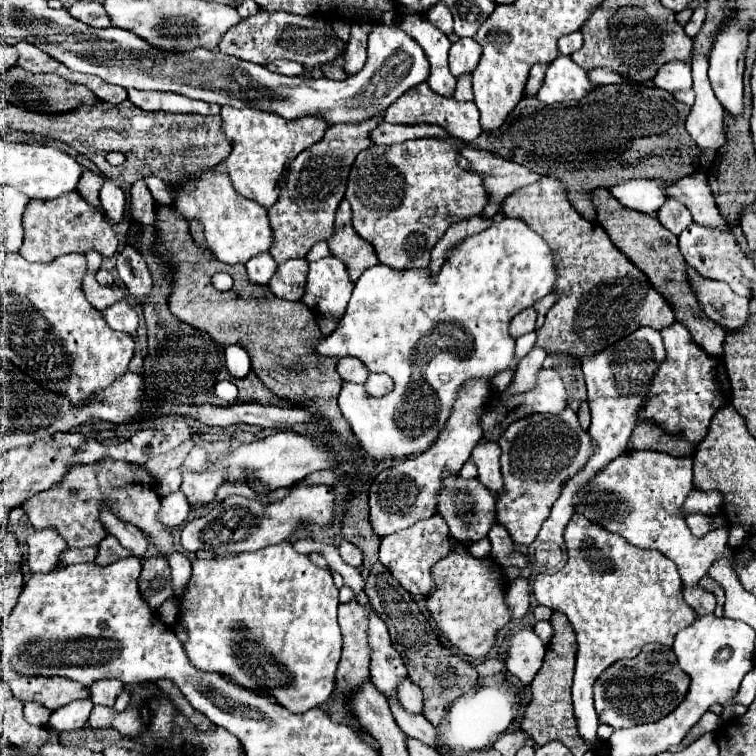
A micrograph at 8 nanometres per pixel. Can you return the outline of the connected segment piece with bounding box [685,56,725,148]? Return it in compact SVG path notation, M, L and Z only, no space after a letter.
M707 56L691 60L693 66L693 90L697 94L695 106L687 116L685 128L697 140L699 148L723 146L723 106L715 98L707 78Z

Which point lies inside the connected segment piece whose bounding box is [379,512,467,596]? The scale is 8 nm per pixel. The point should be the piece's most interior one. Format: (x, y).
(410, 554)

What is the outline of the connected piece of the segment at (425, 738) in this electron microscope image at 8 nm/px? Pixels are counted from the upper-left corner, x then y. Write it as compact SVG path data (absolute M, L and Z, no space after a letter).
M387 696L387 700L389 700L395 722L407 736L417 738L427 746L433 746L433 748L437 746L437 728L431 722L427 722L423 714L411 714L405 708L401 708L397 696Z

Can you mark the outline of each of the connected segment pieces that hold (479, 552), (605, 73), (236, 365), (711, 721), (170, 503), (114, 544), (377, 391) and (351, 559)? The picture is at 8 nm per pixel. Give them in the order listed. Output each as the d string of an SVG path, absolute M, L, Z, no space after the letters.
M483 538L483 540L473 542L473 544L469 546L469 552L471 552L471 556L475 556L475 558L487 558L487 556L489 556L489 552L491 552L489 540L487 540L487 538Z
M597 68L597 70L589 70L589 80L593 82L593 86L601 86L601 84L619 84L619 82L631 82L623 76L619 76L617 72L609 70L609 68Z
M229 346L225 348L225 362L227 362L227 370L233 378L241 378L247 376L251 372L251 362L247 352L241 346Z
M707 712L707 714L701 716L701 720L691 728L691 732L689 732L687 738L683 740L683 744L687 746L687 744L691 744L693 740L697 740L699 736L703 736L703 734L707 734L707 732L715 732L715 730L719 728L719 722L721 722L721 718L719 718L715 712Z
M173 492L171 496L161 500L159 520L169 528L181 526L187 520L187 514L189 514L189 504L181 492Z
M105 536L99 542L99 554L97 554L95 562L101 566L107 566L107 564L113 564L115 560L121 560L127 556L129 556L127 548L123 548L115 536Z
M369 374L365 382L365 390L367 390L367 396L381 398L393 390L393 380L387 374Z
M345 540L339 544L339 554L341 554L341 558L343 558L349 566L359 568L359 566L361 566L361 562L363 562L363 554L361 554L361 550L359 550L359 548L355 548L353 544L345 542Z

